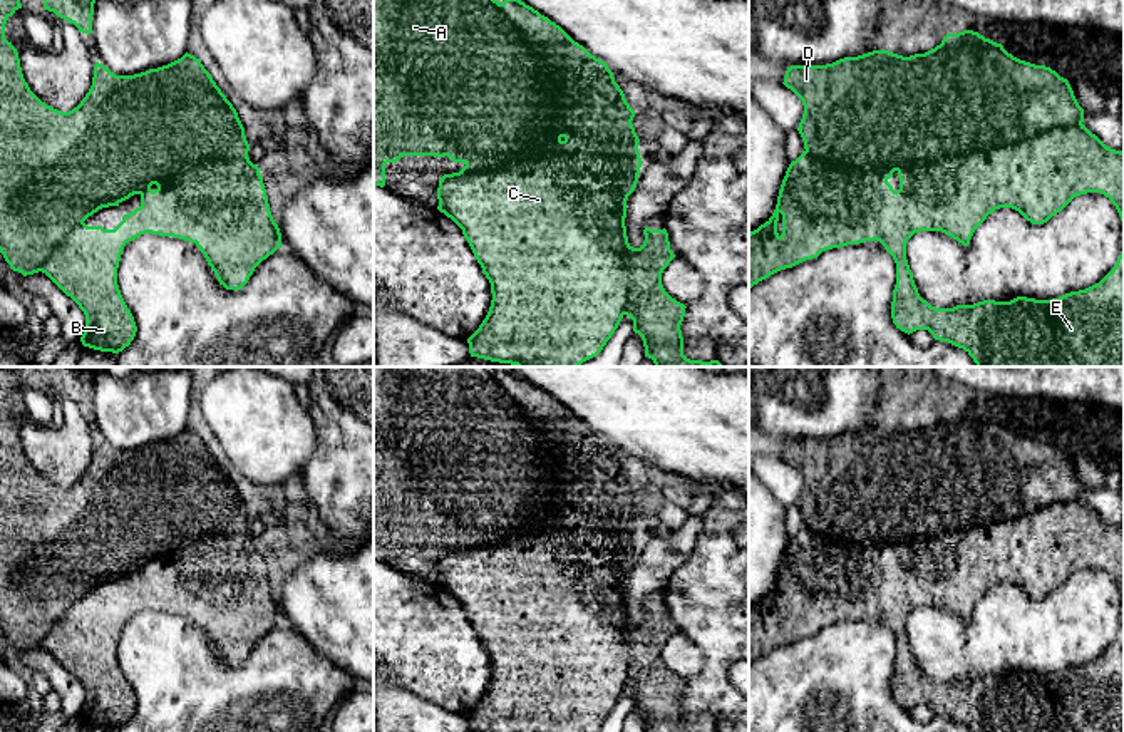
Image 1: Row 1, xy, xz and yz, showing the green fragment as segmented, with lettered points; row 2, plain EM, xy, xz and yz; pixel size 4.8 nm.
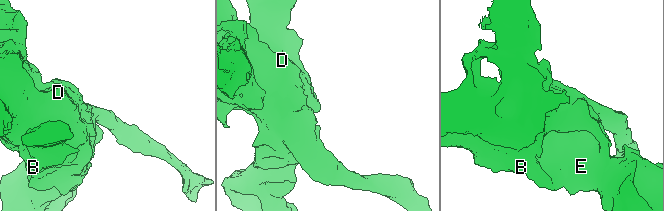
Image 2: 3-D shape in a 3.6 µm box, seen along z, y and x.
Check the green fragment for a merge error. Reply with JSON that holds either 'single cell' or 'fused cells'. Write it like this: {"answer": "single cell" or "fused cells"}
{"answer": "fused cells"}

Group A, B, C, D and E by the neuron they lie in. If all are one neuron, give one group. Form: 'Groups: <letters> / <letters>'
Groups: A D / B C E

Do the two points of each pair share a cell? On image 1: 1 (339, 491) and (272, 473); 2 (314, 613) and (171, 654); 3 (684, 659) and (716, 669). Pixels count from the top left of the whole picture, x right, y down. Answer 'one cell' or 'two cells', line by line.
1: two cells
2: two cells
3: two cells

